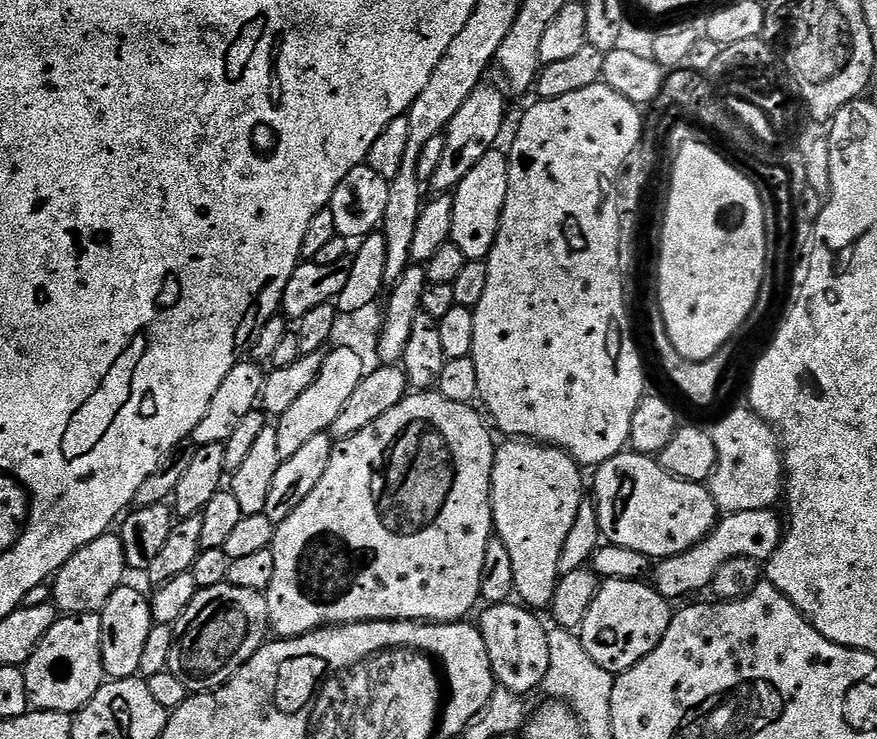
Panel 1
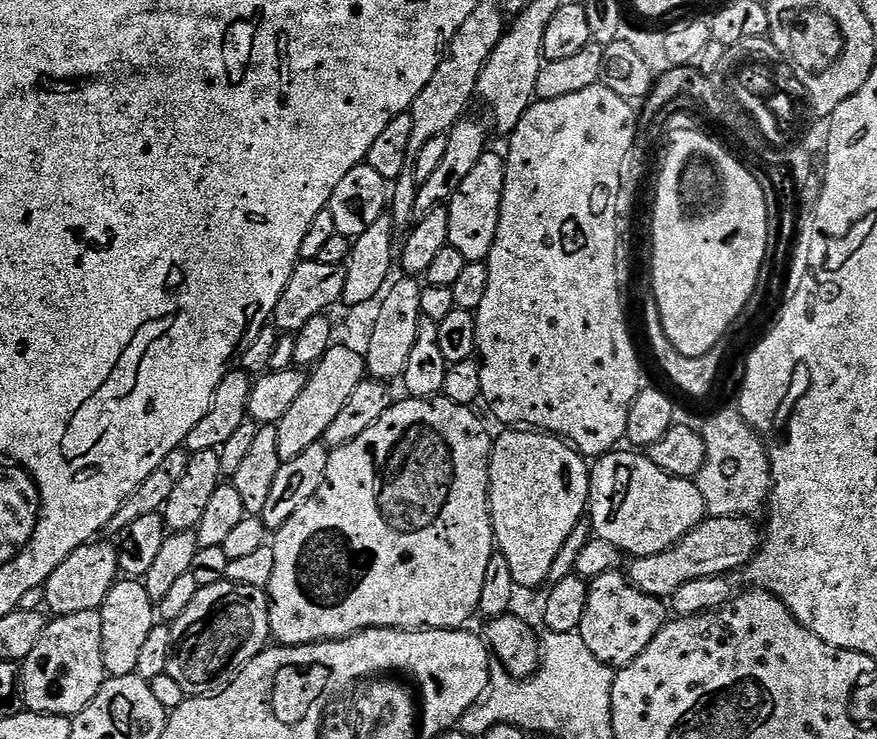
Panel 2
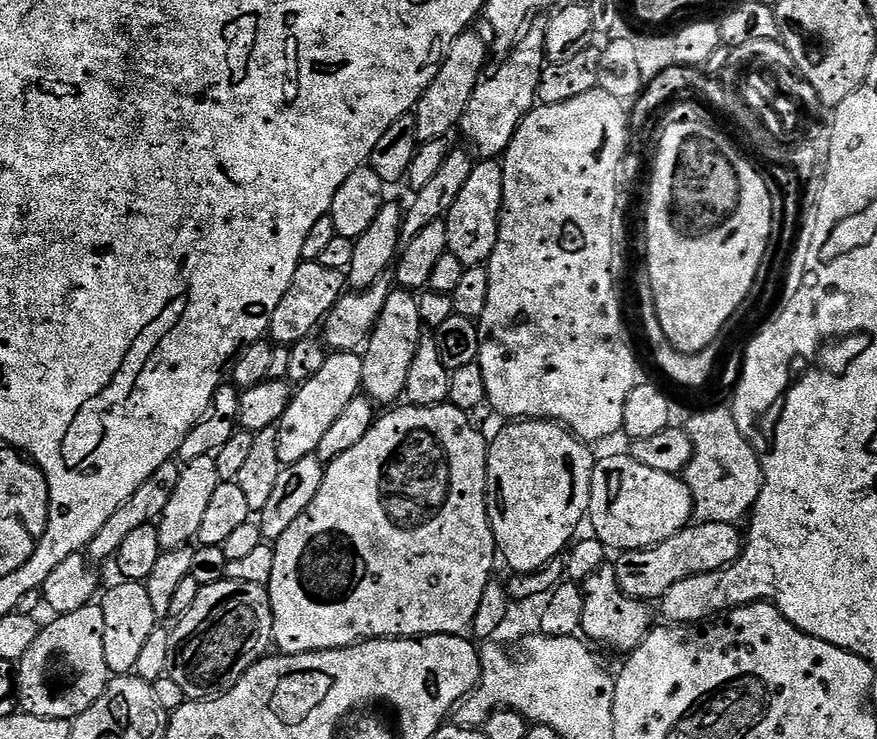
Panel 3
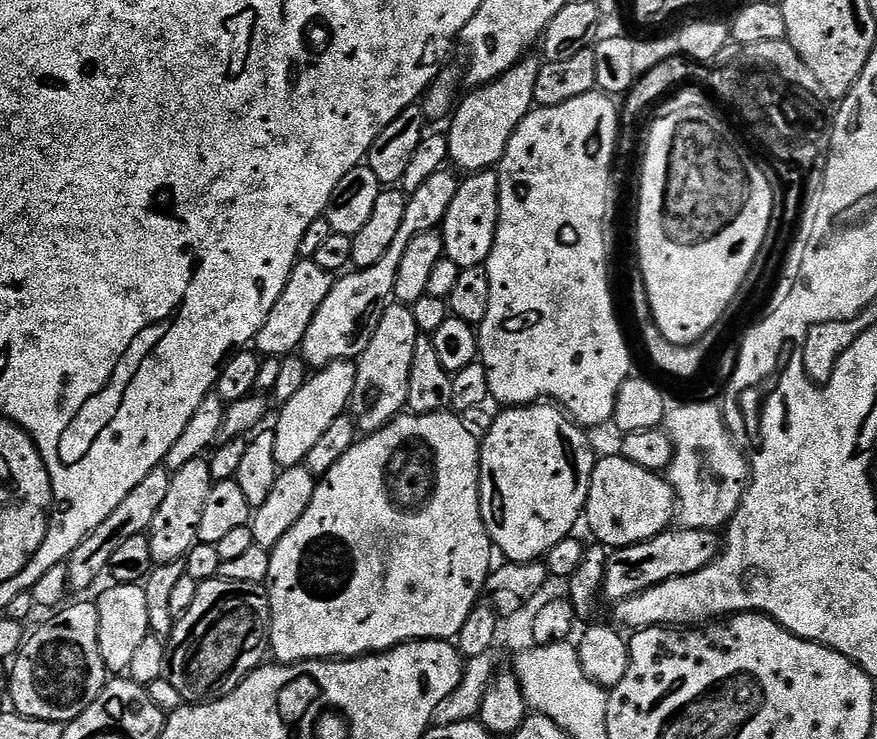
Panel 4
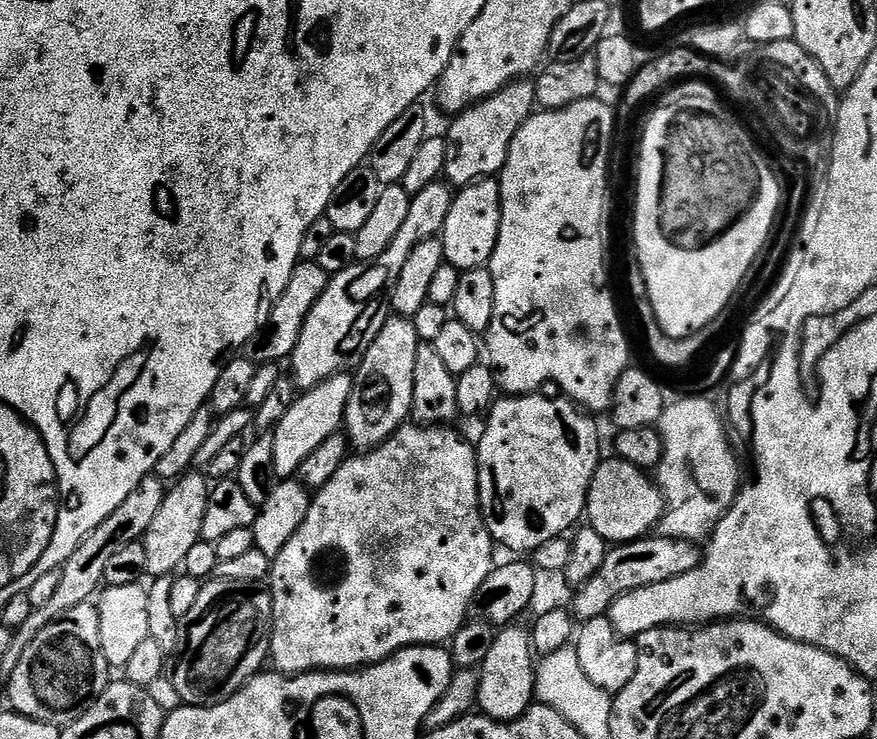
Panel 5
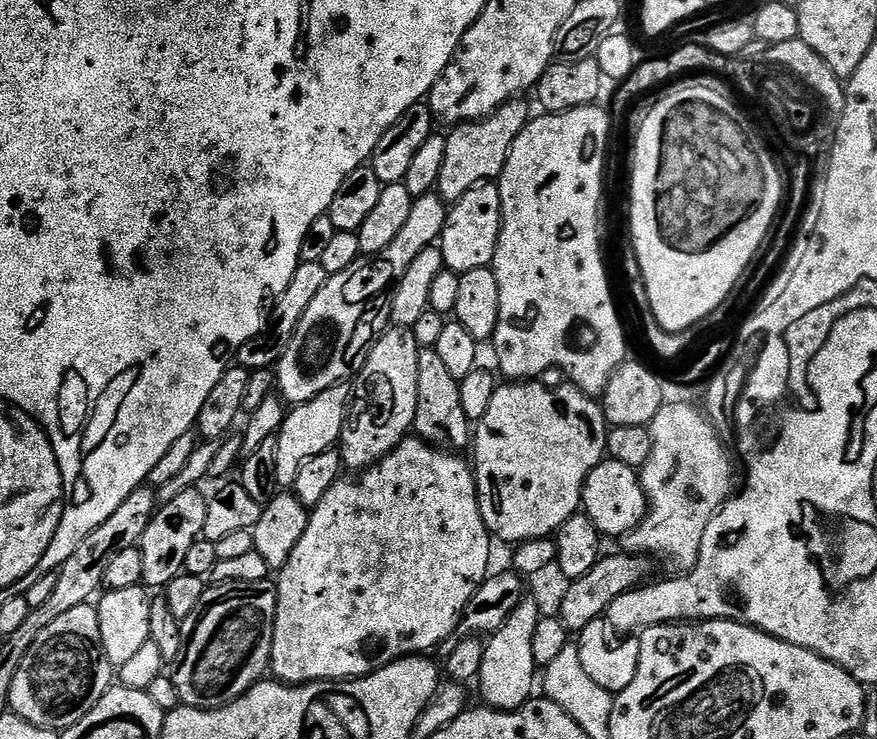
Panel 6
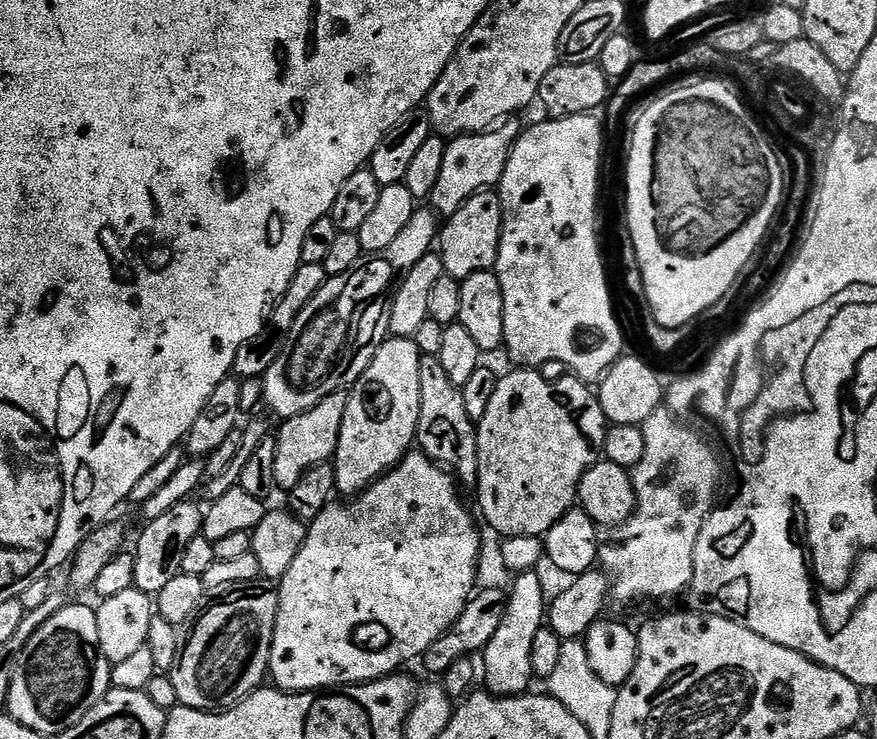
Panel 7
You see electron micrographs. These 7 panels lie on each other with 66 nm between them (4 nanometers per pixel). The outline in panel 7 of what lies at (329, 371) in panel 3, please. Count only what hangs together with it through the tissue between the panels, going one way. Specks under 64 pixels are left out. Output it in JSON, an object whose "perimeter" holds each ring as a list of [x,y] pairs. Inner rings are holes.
{"perimeter":[[[347,391],[335,392],[322,398],[318,406],[292,416],[279,425],[280,433],[275,433],[274,436],[276,442],[274,478],[277,489],[291,490],[294,486],[298,486],[302,474],[306,474],[314,466],[329,463],[335,457],[338,450],[338,434],[342,430],[347,401]]]}

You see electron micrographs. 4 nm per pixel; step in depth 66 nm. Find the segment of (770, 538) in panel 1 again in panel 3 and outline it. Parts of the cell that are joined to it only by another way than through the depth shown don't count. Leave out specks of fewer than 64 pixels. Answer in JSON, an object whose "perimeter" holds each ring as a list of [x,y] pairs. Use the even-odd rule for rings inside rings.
{"perimeter":[[[701,520],[689,523],[687,528],[674,534],[674,538],[666,538],[666,542],[653,548],[619,553],[614,561],[618,586],[636,600],[656,602],[667,594],[670,586],[678,586],[678,582],[686,578],[729,568],[744,549],[745,537],[738,529],[736,524]]]}

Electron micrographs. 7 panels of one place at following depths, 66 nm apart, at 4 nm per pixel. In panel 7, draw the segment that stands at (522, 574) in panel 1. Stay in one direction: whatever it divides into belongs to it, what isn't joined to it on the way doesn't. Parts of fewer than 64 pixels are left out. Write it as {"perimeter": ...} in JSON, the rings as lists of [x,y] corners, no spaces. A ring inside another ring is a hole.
{"perimeter":[[[520,366],[516,372],[501,375],[496,382],[494,398],[490,407],[478,421],[476,441],[478,442],[478,470],[474,491],[480,495],[480,512],[484,520],[505,536],[539,536],[546,533],[569,512],[578,500],[580,479],[587,468],[601,459],[604,450],[604,433],[608,420],[600,405],[599,395],[592,392],[587,383],[577,380],[571,374],[564,374],[561,380],[547,380],[543,371]]]}

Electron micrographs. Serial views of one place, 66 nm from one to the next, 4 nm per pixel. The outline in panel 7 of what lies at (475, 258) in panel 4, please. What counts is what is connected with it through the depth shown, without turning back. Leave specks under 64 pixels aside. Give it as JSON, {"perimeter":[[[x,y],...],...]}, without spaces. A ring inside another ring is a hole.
{"perimeter":[[[485,190],[474,194],[454,215],[447,217],[438,232],[438,254],[444,263],[445,273],[453,276],[455,280],[461,281],[465,280],[470,274],[495,269],[503,221],[504,215],[502,214],[500,193],[496,190]]]}

